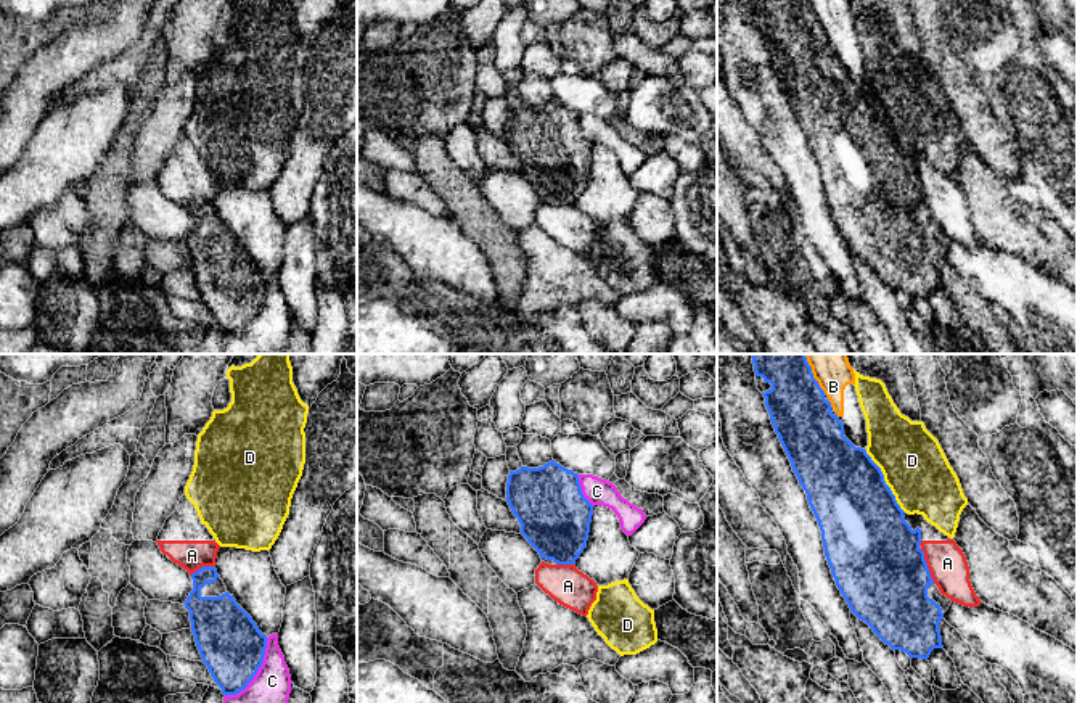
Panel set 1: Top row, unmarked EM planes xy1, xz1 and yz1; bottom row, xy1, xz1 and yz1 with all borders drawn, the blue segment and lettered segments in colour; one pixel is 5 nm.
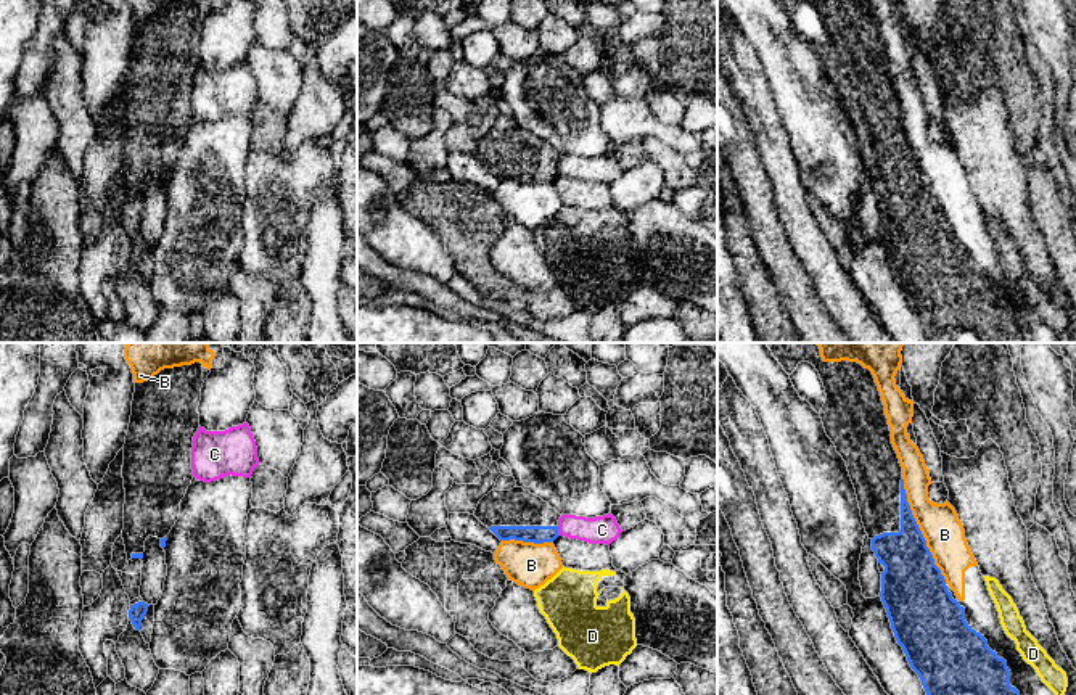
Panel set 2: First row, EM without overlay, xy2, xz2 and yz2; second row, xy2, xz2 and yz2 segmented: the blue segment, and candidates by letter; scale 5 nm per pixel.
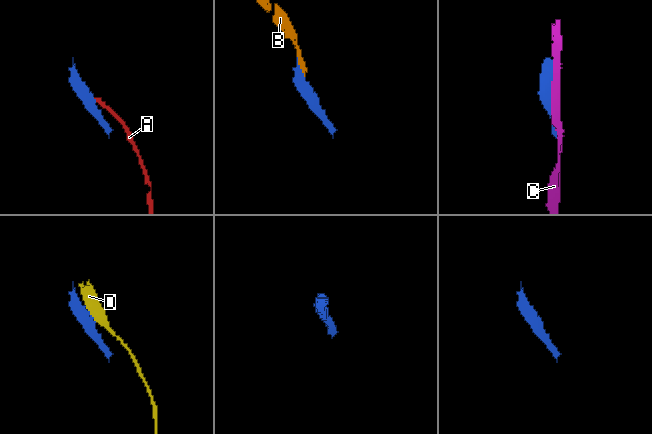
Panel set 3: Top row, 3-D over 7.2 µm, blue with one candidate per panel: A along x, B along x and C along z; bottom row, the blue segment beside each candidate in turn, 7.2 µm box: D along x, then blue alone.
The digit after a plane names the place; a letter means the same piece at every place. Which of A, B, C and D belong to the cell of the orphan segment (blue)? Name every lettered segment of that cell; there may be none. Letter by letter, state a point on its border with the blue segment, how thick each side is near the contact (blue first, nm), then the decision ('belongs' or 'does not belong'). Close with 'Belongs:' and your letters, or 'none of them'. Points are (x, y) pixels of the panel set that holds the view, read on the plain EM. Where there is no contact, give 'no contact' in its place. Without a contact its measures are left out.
A: meets blue in yz1 at (926, 206); 460 nm thick on the blue side, 190 nm on the other; does not belong
B: meets blue in yz2 at (919, 169); 280 nm thick on the blue side, 200 nm on the other; does not belong
C: meets blue in xy1 at (256, 312); 320 nm thick on the blue side, 280 nm on the other; does not belong
D: meets blue in yz1 at (884, 121); 420 nm thick on the blue side, 320 nm on the other; does not belong
Belongs: none of them

